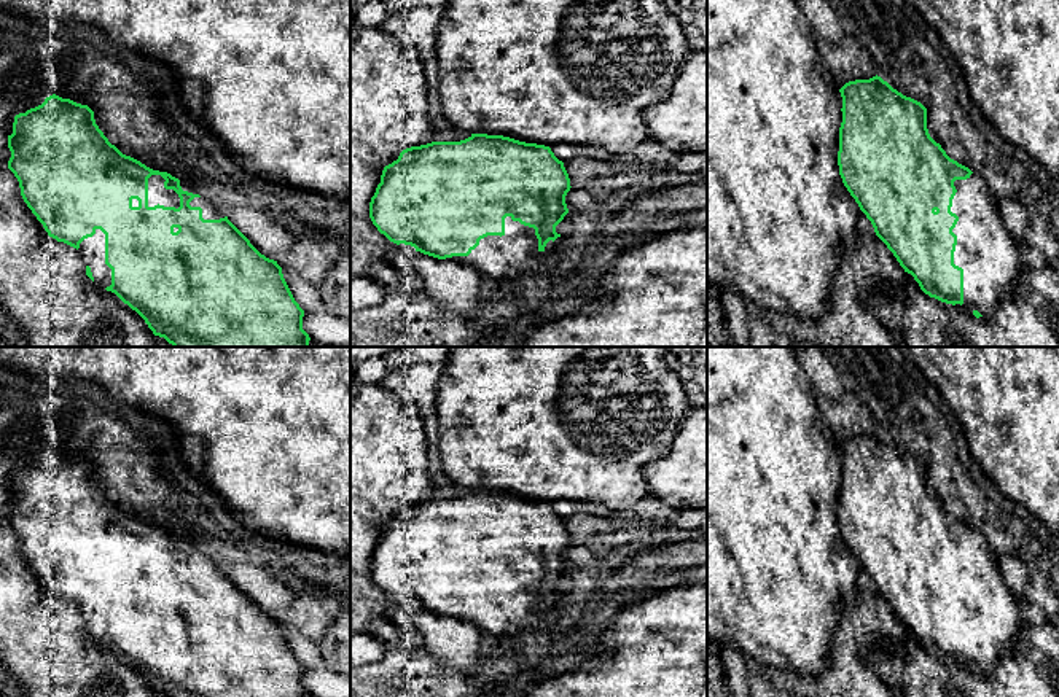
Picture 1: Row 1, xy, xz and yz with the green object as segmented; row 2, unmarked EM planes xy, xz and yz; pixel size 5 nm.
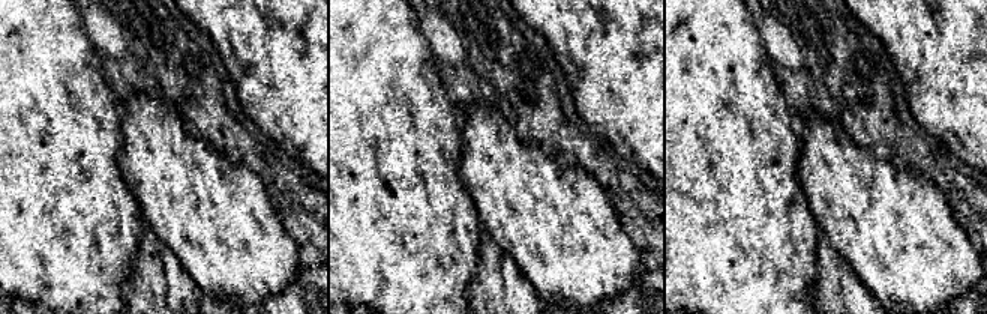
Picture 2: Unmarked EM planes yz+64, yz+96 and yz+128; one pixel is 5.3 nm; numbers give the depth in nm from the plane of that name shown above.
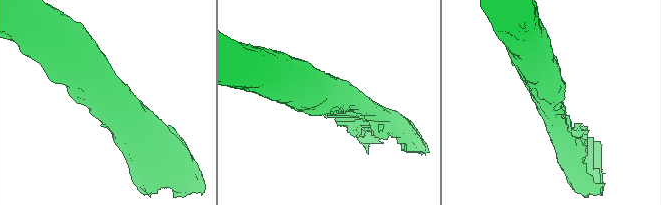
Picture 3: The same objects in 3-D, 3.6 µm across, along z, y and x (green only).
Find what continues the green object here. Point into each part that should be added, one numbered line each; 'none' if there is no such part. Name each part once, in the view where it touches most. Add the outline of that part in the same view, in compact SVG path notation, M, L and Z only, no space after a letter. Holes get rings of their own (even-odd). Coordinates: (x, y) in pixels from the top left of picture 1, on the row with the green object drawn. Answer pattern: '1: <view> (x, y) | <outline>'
1: xz (502, 258) | M505 218L505 234L487 236L468 256L446 258L473 267L484 278L511 280L554 264L553 240L538 250L535 229Z

